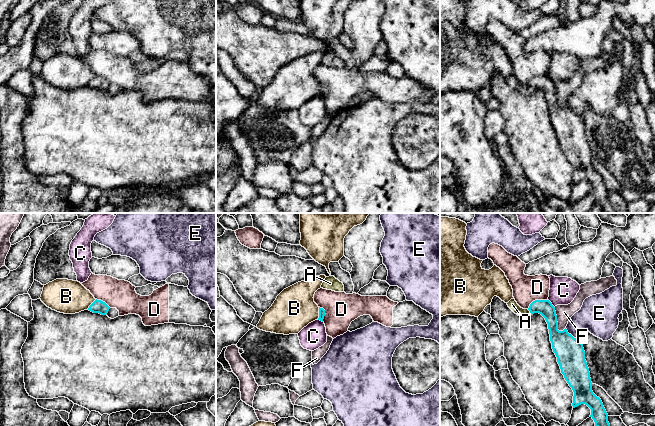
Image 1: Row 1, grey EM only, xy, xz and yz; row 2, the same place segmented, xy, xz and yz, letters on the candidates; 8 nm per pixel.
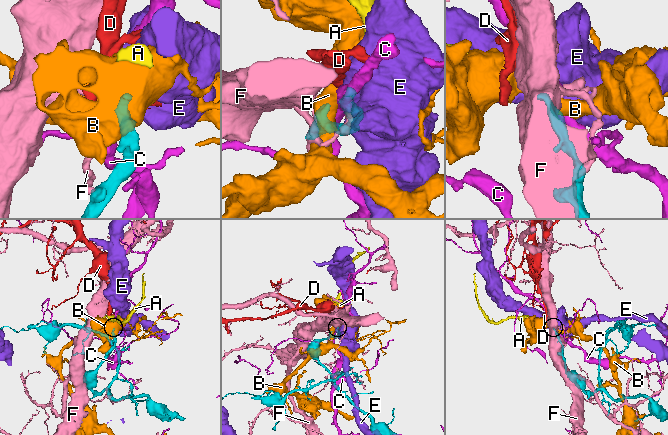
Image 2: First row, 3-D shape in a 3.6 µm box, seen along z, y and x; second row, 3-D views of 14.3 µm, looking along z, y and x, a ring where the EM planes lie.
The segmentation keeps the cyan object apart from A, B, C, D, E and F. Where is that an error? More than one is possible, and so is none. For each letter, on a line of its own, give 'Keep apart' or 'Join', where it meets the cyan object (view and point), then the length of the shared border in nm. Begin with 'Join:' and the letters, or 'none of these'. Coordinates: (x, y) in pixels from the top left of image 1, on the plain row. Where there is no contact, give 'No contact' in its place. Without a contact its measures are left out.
Join: A
A: Join. Touches cyan at yz (529, 86). Shared border 50 nm
B: Keep apart. Touches cyan at xz (319, 89). Shared border 100 nm
C: Keep apart. Touches cyan at yz (551, 79). Shared border 90 nm
D: Keep apart. Touches cyan at yz (536, 76). Shared border 180 nm
E: Keep apart. Touches cyan at yz (572, 112). Shared border 180 nm
F: Keep apart. Touches cyan at yz (556, 96). Shared border 220 nm

